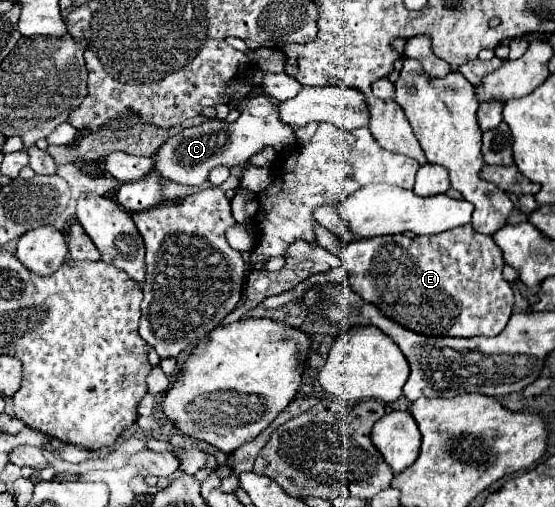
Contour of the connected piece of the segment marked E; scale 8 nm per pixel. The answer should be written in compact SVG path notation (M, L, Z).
M471 225L415 239L405 235L359 239L345 245L341 257L349 271L349 287L367 303L387 303L379 311L415 333L495 337L511 317L513 289L501 275L501 251L489 235L473 231Z

